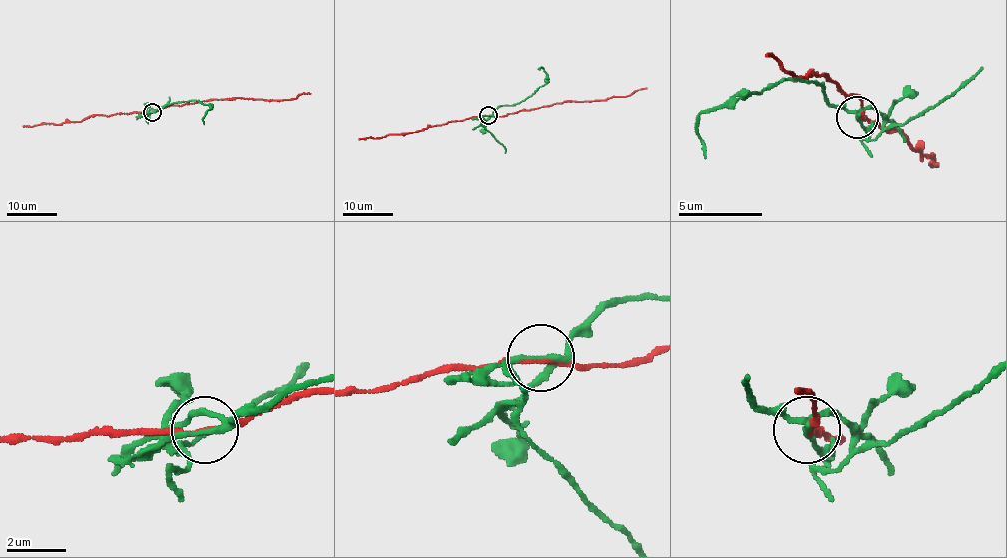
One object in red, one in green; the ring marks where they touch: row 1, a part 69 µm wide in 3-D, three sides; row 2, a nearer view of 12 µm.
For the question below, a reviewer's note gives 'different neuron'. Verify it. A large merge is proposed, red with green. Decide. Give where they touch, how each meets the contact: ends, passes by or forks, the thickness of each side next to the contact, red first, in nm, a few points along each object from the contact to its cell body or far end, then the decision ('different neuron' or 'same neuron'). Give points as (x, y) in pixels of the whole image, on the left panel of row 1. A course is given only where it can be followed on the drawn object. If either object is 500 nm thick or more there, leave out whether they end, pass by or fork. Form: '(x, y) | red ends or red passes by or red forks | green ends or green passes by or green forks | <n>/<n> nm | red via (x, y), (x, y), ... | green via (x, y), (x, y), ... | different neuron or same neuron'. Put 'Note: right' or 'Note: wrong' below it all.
(152, 112) | red passes by | green forks | 170/140 nm | red via (152, 112), (185, 103), (226, 98), (289, 100), (310, 93) | green via (152, 112), (168, 105), (199, 101), (210, 108), (203, 119), (204, 124) | different neuron
Note: right

